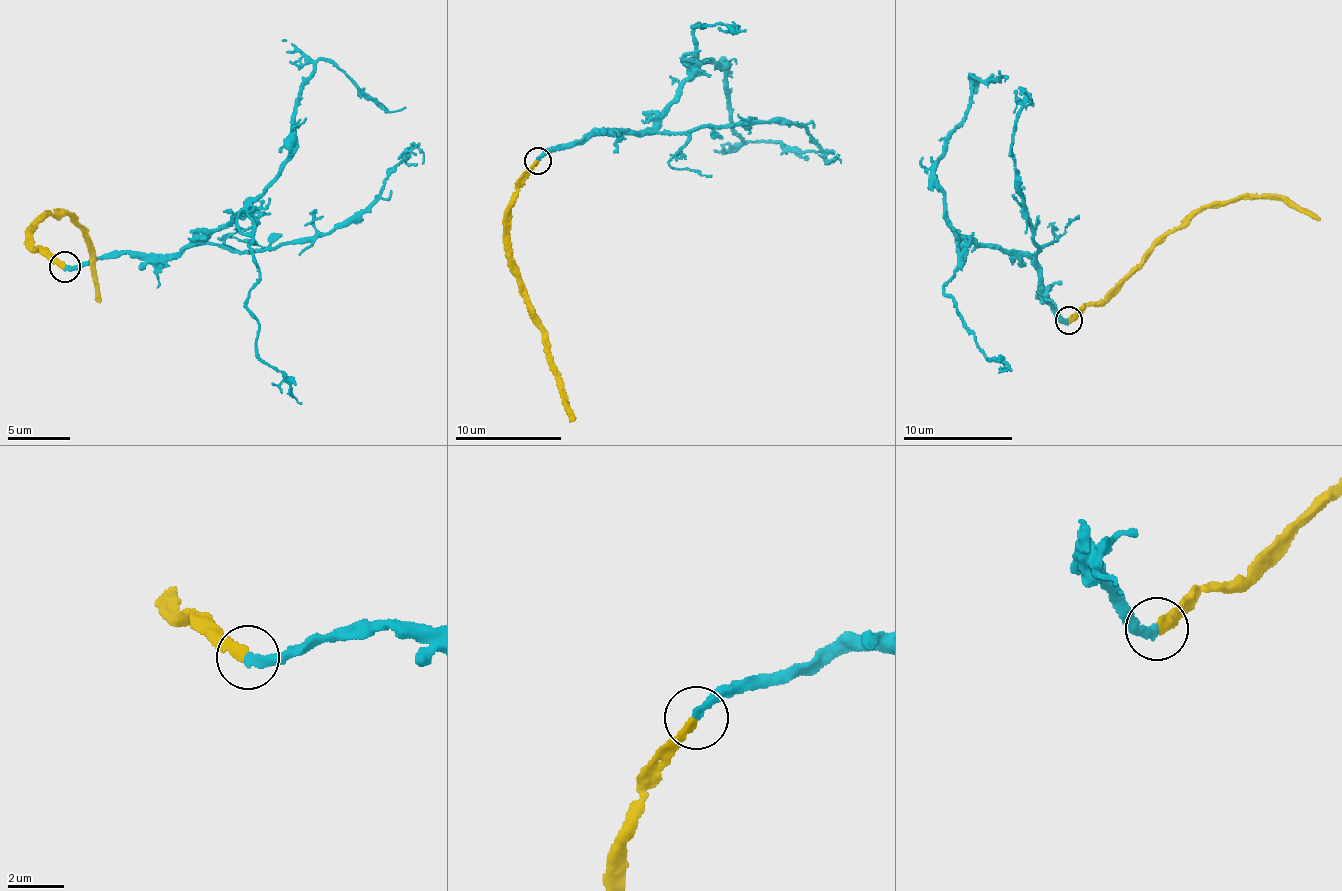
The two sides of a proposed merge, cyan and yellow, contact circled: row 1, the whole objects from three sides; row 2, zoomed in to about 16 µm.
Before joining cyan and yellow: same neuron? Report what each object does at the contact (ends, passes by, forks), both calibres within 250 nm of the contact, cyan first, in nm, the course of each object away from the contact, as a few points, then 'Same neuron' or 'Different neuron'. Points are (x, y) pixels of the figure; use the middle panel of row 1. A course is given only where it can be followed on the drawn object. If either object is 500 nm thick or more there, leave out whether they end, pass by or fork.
At the ring cyan ends. At the ring yellow ends. Thickness 320 nm (cyan) against 280 nm. Course of cyan: (538, 161), (592, 134), (645, 133), (695, 67), (708, 62), (725, 64), (726, 105), (738, 138), (824, 152). Course of yellow: (538, 161), (519, 186), (510, 209), (508, 265), (544, 330), (560, 397), (566, 414), (574, 421). Same neuron

